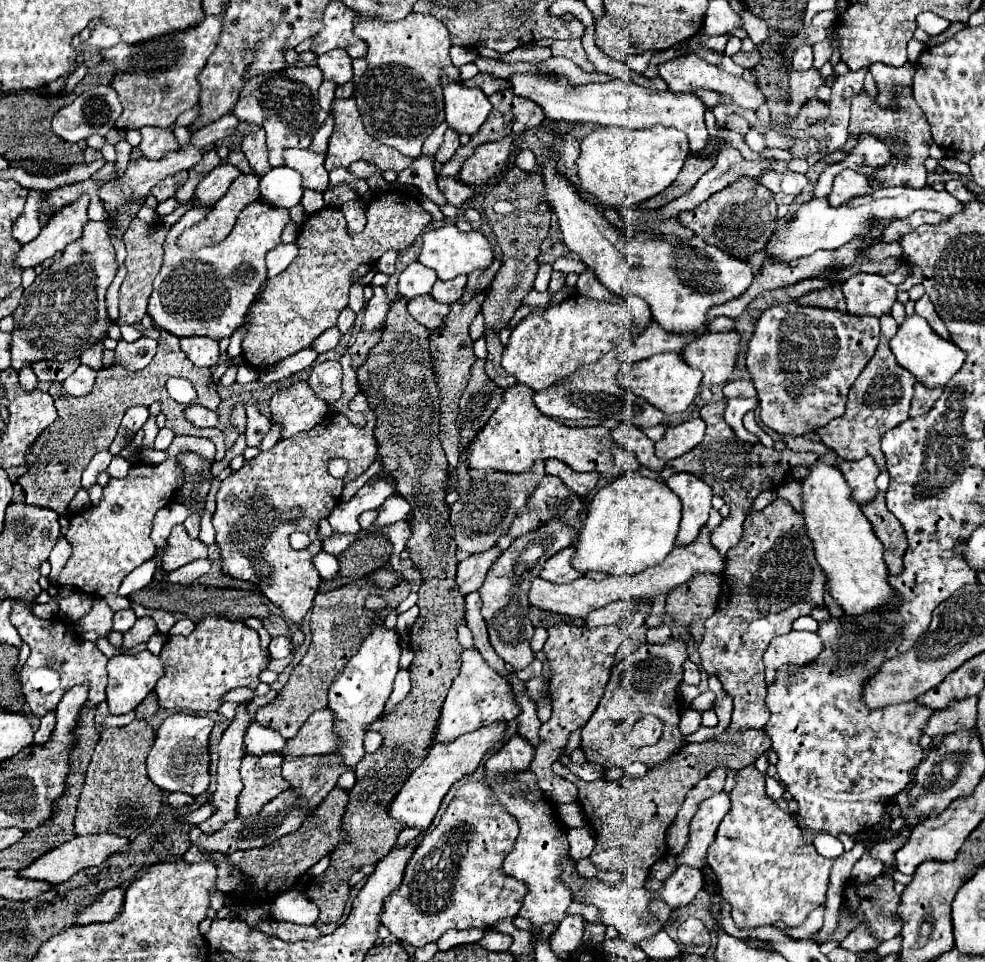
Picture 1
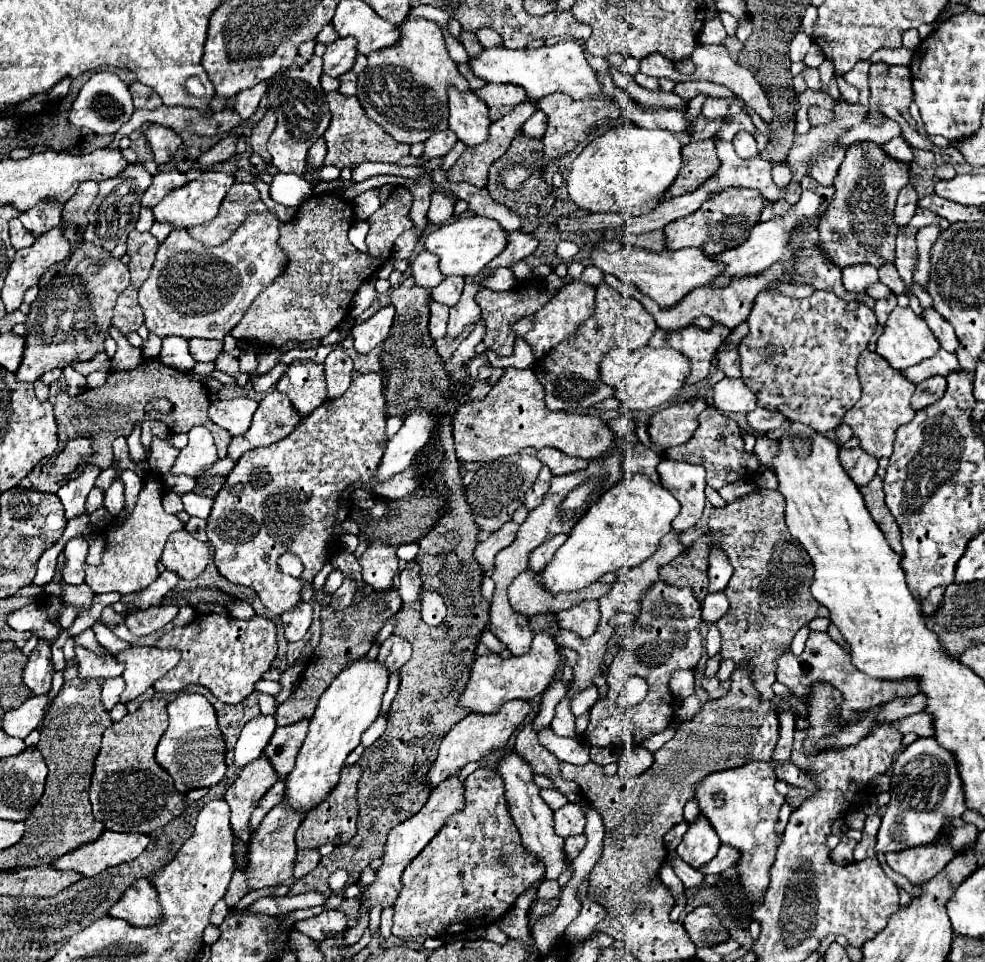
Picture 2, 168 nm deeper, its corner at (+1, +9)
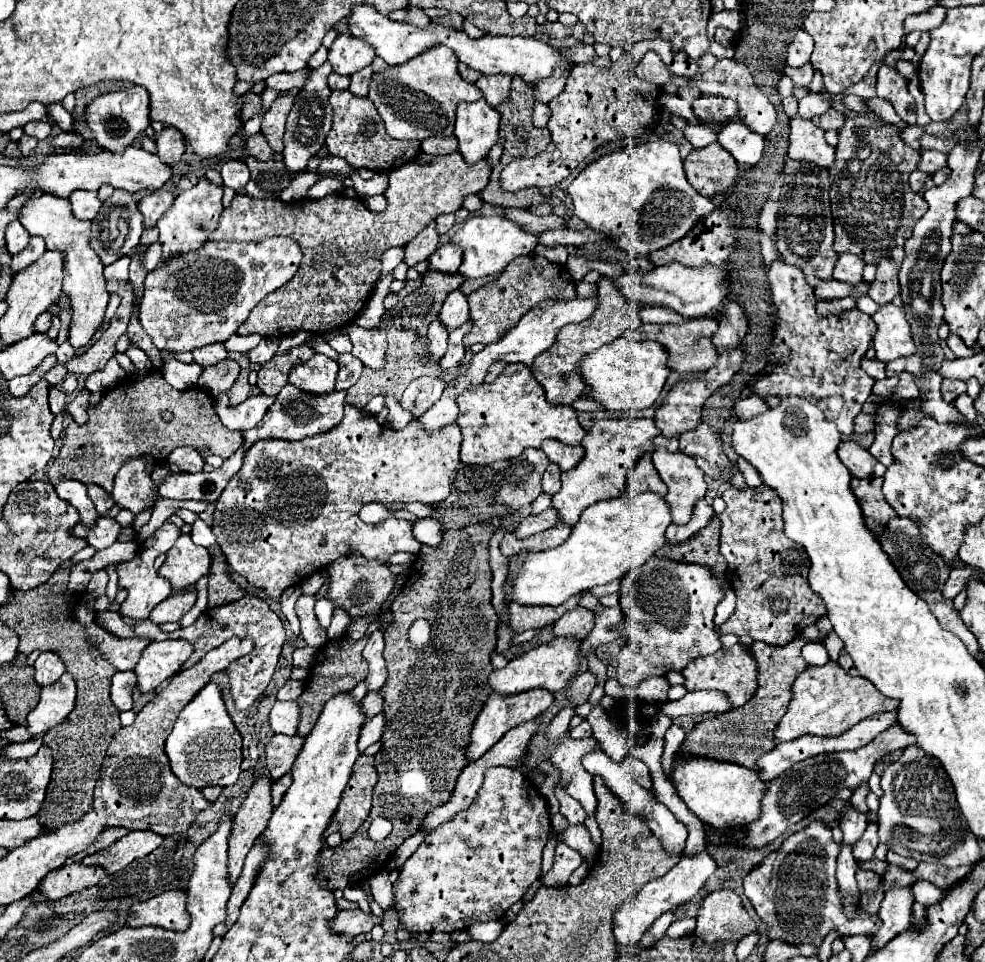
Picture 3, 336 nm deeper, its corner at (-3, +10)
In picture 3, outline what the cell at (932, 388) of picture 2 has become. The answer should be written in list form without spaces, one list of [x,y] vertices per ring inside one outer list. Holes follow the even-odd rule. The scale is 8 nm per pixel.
[[[942,380],[942,398],[946,402],[954,402],[964,392],[966,392],[964,380]]]

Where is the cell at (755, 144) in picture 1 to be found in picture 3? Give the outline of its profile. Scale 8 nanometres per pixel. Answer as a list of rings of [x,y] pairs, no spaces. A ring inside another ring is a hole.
[[[732,120],[728,122],[720,134],[718,142],[722,144],[724,150],[728,150],[738,164],[744,166],[754,166],[762,158],[764,150],[764,138],[760,134],[750,132],[742,122]]]

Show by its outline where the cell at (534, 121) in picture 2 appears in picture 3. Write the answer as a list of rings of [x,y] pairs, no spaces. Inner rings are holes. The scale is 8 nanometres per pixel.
[[[536,102],[534,106],[534,126],[536,128],[544,128],[550,120],[550,108],[548,104],[542,104],[542,102]]]

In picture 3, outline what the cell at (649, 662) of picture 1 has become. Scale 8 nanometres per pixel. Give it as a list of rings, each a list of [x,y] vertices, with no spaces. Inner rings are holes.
[[[658,556],[626,574],[620,586],[620,608],[626,616],[628,640],[618,658],[618,682],[632,688],[646,678],[666,676],[670,670],[682,672],[690,660],[720,650],[720,632],[712,620],[718,602],[724,598],[724,582],[722,574],[714,574],[702,564]]]

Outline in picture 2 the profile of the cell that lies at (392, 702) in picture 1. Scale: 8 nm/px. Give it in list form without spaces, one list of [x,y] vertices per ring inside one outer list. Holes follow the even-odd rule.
[[[378,715],[376,723],[374,723],[372,727],[368,727],[368,731],[364,731],[364,735],[362,735],[362,745],[364,745],[364,747],[372,745],[372,743],[384,733],[384,729],[386,729],[386,717],[388,717],[388,715]]]

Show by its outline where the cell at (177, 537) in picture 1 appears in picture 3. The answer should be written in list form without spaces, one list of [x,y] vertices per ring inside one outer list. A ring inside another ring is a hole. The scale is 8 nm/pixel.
[[[182,534],[168,550],[166,562],[160,566],[160,576],[166,578],[174,590],[196,584],[210,570],[210,554],[206,548],[196,546],[188,534]]]

